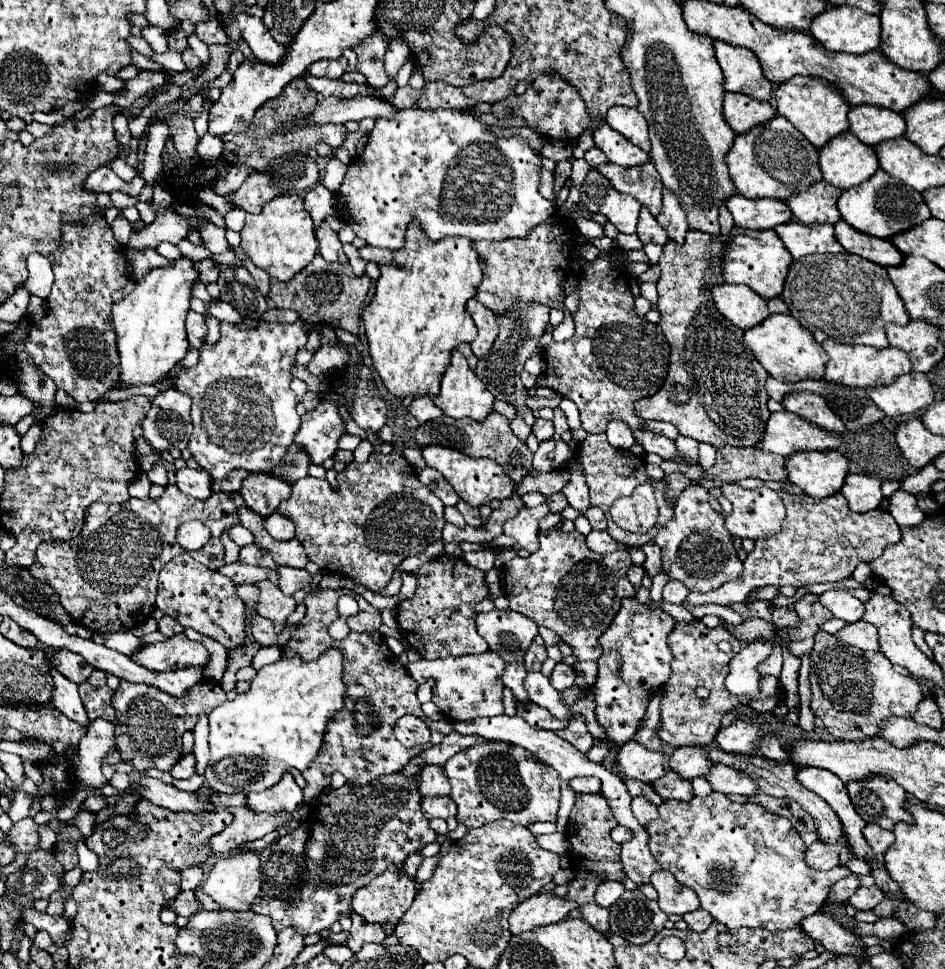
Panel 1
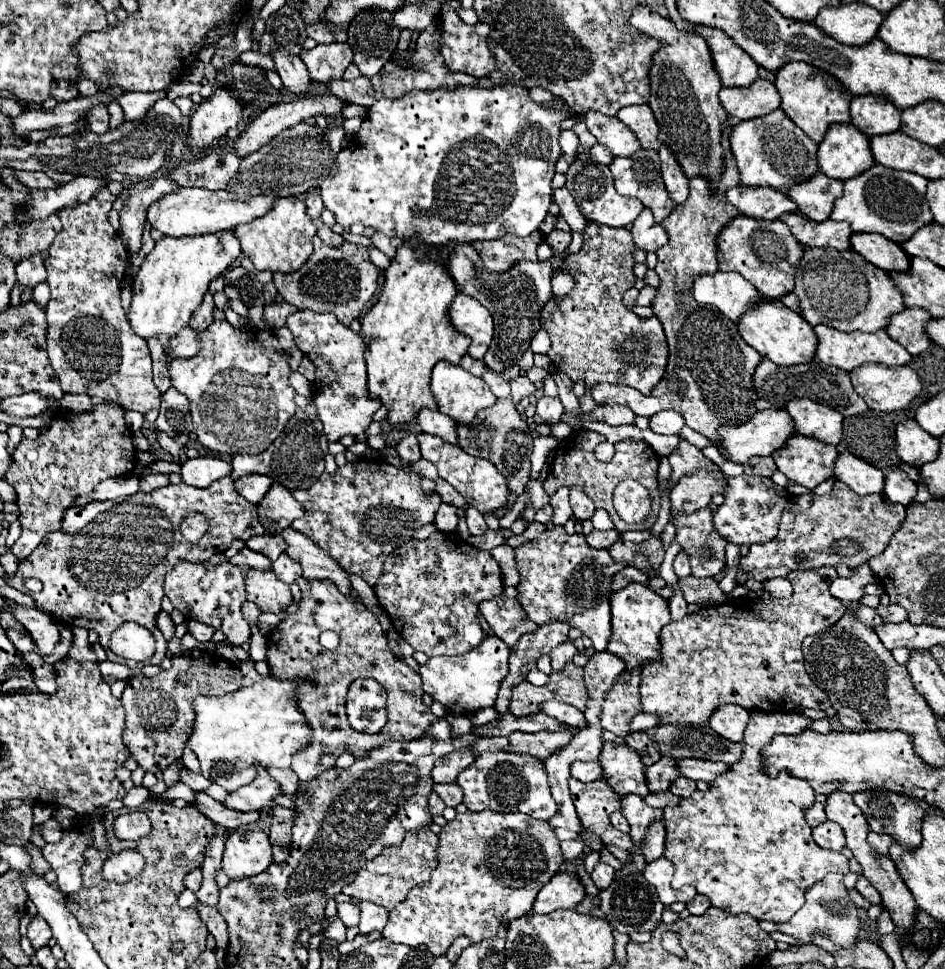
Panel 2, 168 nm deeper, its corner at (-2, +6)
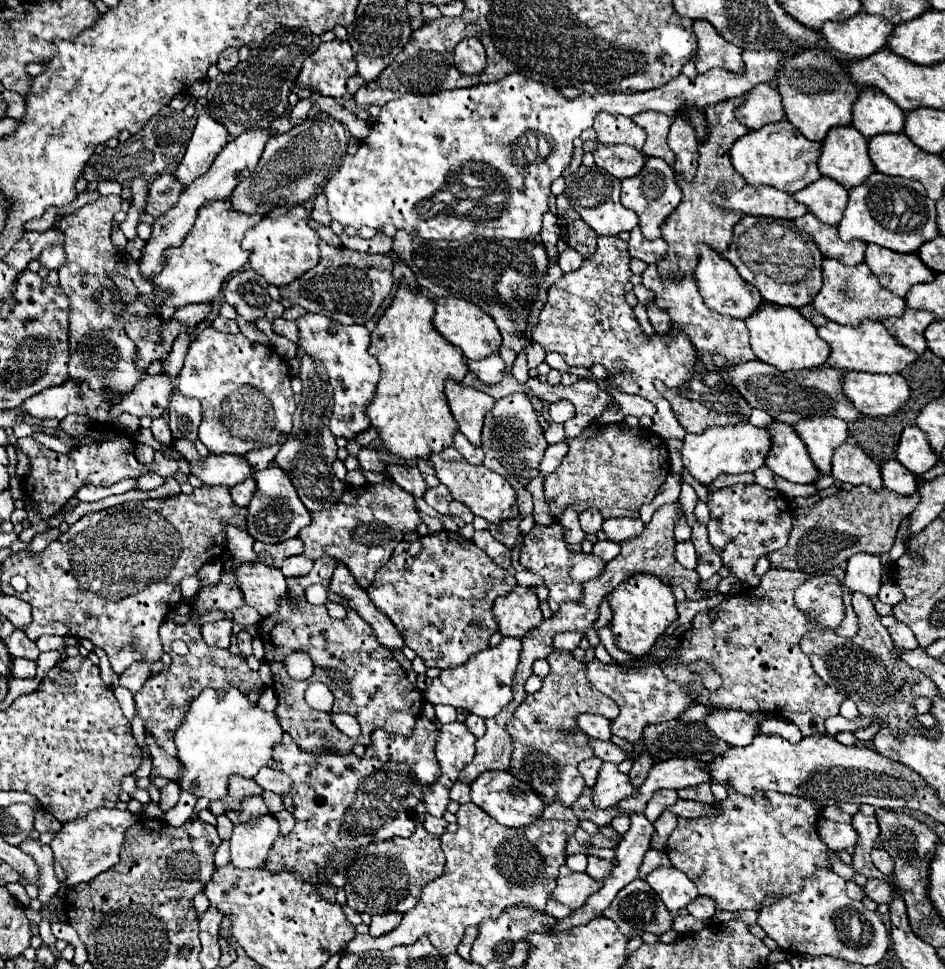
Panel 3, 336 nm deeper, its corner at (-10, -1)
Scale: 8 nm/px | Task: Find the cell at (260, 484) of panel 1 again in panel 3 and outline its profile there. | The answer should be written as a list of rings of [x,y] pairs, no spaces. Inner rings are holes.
[[[247,478],[243,480],[243,484],[235,484],[235,488],[231,488],[231,498],[237,506],[247,506],[251,502],[253,492],[255,492],[255,480]]]

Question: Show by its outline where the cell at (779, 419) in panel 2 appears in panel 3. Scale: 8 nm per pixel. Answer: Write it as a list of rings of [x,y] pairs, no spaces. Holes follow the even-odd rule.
[[[747,422],[725,426],[725,428],[705,428],[701,434],[685,434],[681,458],[689,474],[703,486],[709,486],[719,474],[743,474],[755,472],[763,466],[771,438],[767,428],[757,428]]]

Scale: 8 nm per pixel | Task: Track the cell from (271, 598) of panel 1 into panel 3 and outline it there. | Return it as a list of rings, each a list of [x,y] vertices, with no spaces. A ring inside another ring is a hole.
[[[245,562],[245,564],[237,566],[235,578],[237,578],[237,584],[239,584],[239,590],[243,594],[245,604],[255,608],[261,616],[269,616],[271,612],[275,612],[275,608],[279,606],[279,598],[287,592],[287,582],[285,582],[283,572],[279,568],[265,566],[259,562]]]

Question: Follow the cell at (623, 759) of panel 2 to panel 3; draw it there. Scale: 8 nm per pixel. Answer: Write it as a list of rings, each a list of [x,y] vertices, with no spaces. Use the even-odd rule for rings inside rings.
[[[605,762],[599,770],[597,784],[593,786],[593,806],[611,808],[623,800],[623,796],[631,796],[631,792],[635,792],[635,788],[627,780],[627,774],[619,772],[615,764]]]

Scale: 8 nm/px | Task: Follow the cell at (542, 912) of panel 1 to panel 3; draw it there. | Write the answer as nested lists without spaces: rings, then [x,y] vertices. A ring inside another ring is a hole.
[[[563,866],[563,868],[559,868],[557,888],[555,888],[553,896],[557,902],[569,906],[571,910],[577,910],[599,888],[601,888],[601,882],[591,878],[587,872],[573,872],[567,866]]]

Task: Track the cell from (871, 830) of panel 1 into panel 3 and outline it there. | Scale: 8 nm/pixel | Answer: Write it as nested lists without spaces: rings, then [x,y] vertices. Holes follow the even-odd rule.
[[[873,850],[871,852],[871,860],[877,866],[877,870],[881,870],[885,876],[893,876],[893,864],[891,864],[891,856],[887,856],[885,850]]]

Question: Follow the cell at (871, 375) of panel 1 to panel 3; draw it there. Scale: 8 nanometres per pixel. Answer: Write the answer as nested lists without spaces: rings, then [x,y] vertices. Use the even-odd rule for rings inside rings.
[[[863,320],[859,326],[843,326],[837,322],[827,322],[825,326],[819,328],[819,336],[831,346],[827,364],[843,372],[859,370],[859,372],[875,372],[875,374],[895,374],[907,368],[917,358],[917,354],[911,348],[899,344],[887,332],[887,328],[875,320]]]

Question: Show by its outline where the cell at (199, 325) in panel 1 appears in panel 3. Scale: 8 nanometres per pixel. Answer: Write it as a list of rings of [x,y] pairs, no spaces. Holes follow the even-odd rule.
[[[165,374],[145,378],[125,398],[121,398],[119,404],[113,404],[109,418],[115,418],[123,412],[129,412],[139,418],[141,416],[159,418],[165,412],[173,390],[175,390],[175,384]]]

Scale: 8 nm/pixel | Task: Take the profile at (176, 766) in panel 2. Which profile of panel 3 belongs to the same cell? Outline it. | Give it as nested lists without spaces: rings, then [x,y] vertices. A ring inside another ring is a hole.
[[[169,782],[165,788],[161,788],[161,800],[159,800],[159,808],[163,812],[167,812],[169,808],[173,808],[179,802],[179,786],[175,782]]]

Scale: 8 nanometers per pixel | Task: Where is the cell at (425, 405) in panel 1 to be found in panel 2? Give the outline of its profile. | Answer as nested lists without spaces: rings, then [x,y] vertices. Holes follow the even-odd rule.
[[[423,407],[423,409],[417,413],[417,423],[419,423],[421,431],[431,433],[431,435],[439,435],[439,437],[445,439],[447,443],[457,443],[455,421],[451,421],[451,417],[439,413],[437,409],[427,409],[427,407]]]

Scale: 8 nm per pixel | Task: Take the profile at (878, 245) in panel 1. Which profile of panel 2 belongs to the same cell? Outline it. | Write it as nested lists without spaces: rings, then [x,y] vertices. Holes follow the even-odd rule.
[[[853,233],[851,235],[851,247],[859,251],[869,263],[883,271],[907,271],[909,269],[909,257],[903,253],[901,245],[895,241],[887,241],[879,235],[867,235],[867,233]]]

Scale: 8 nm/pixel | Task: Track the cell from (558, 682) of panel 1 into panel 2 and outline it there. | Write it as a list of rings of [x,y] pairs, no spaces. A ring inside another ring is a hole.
[[[565,641],[565,643],[557,645],[557,647],[549,653],[553,671],[561,671],[561,669],[563,669],[571,659],[573,659],[575,653],[577,653],[577,649],[575,649],[575,645],[573,645],[571,641]]]

